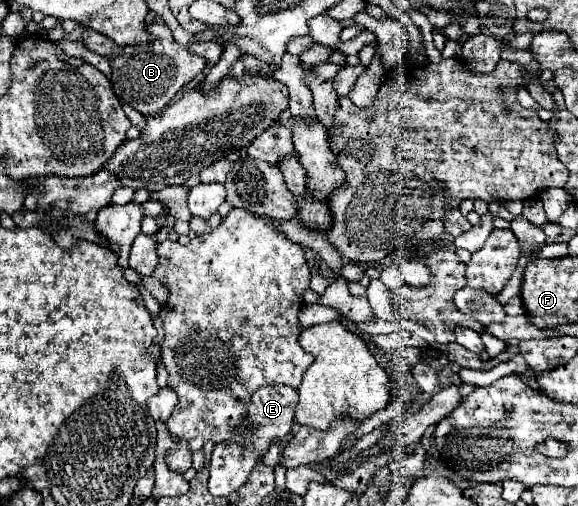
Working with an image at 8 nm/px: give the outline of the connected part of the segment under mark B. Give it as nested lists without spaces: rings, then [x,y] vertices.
[[[152,23],[148,27],[148,33],[152,35],[150,43],[124,47],[118,57],[110,59],[110,81],[116,97],[122,103],[130,103],[142,115],[158,113],[160,109],[170,105],[176,93],[206,67],[206,61],[202,57],[188,53],[184,45],[172,39],[172,33],[164,23]]]

